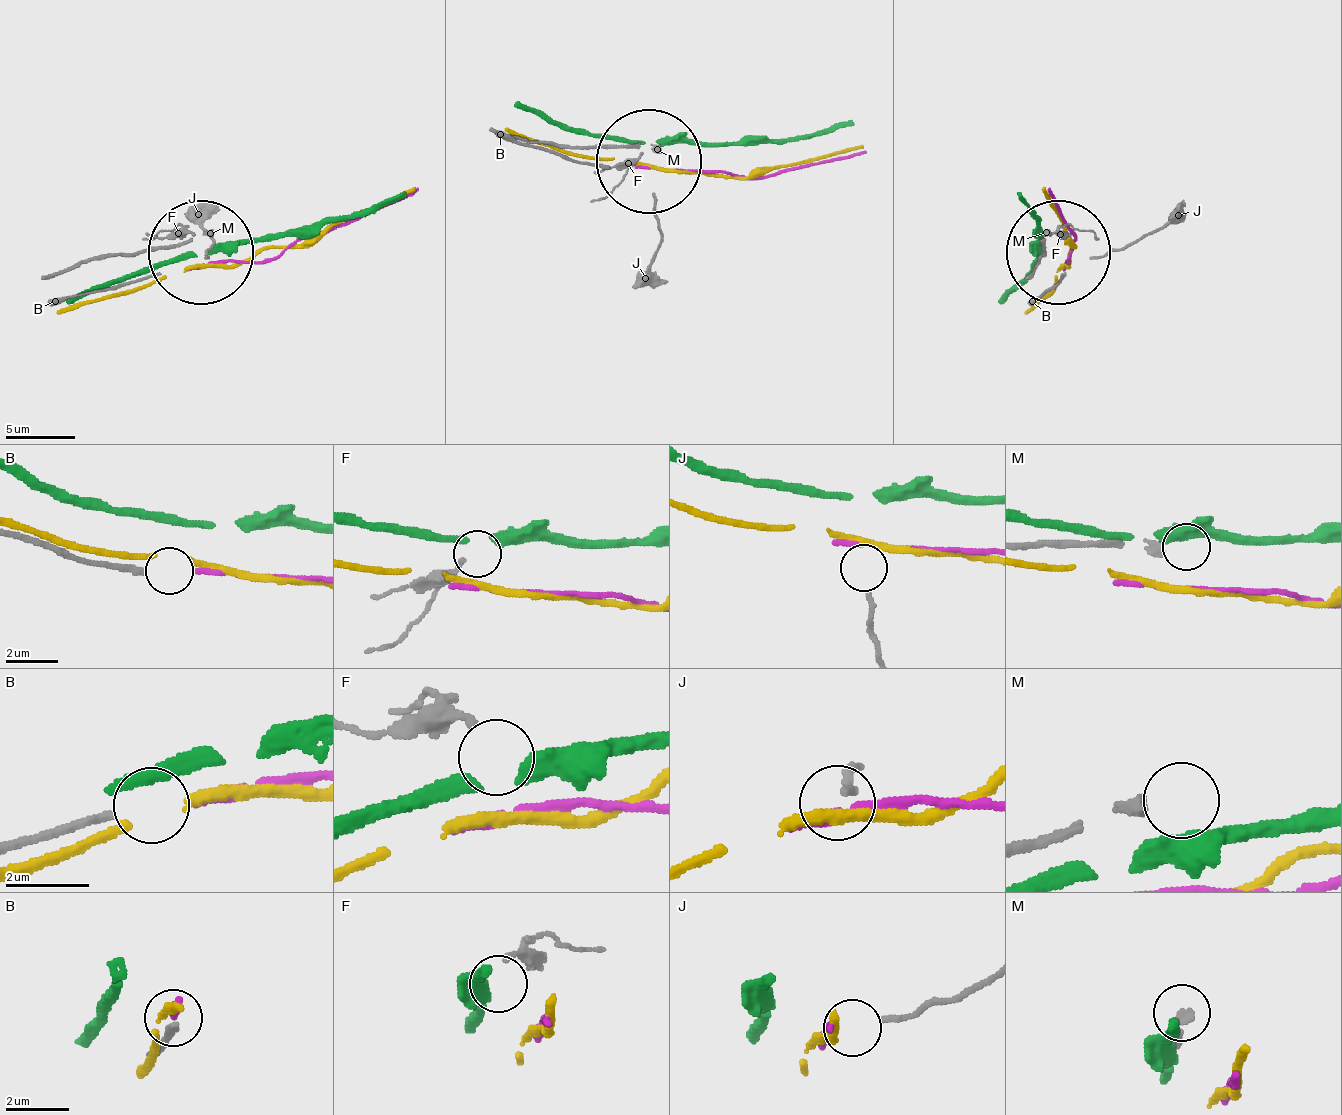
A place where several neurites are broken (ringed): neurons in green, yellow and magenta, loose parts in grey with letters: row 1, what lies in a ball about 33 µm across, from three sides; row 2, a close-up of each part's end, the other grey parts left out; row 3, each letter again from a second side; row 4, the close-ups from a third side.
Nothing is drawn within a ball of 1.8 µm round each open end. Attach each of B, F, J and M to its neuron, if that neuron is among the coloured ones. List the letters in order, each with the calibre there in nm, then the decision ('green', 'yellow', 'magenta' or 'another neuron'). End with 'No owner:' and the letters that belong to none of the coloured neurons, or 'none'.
B: 200 nm thick; magenta
F: 190 nm thick; green
J: 180 nm thick; another neuron
M: 320 nm thick; another neuron
No owner: J, M

